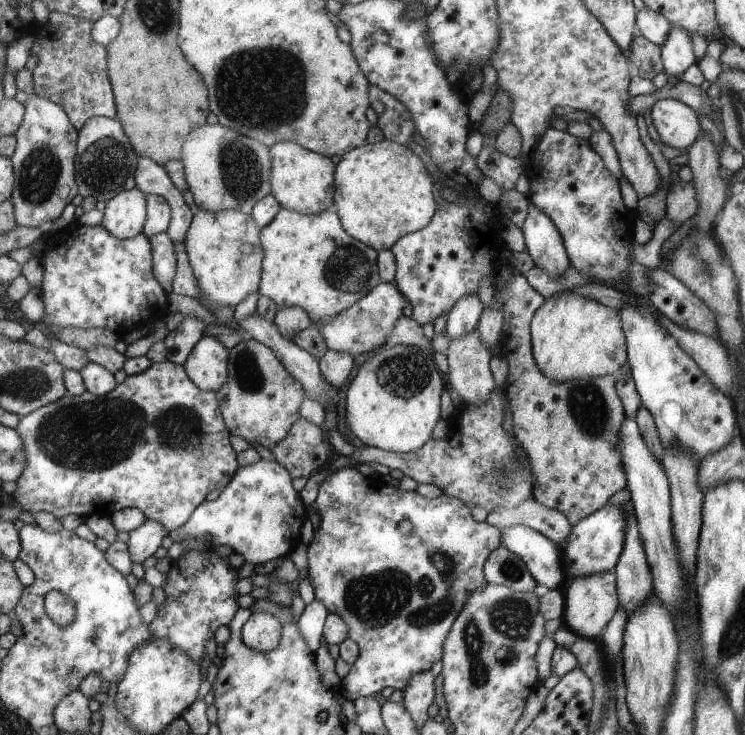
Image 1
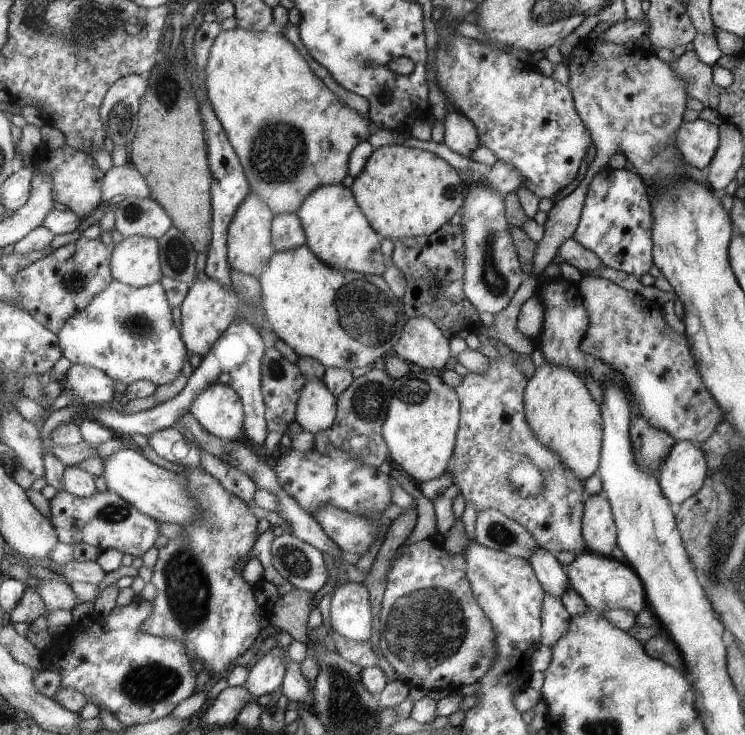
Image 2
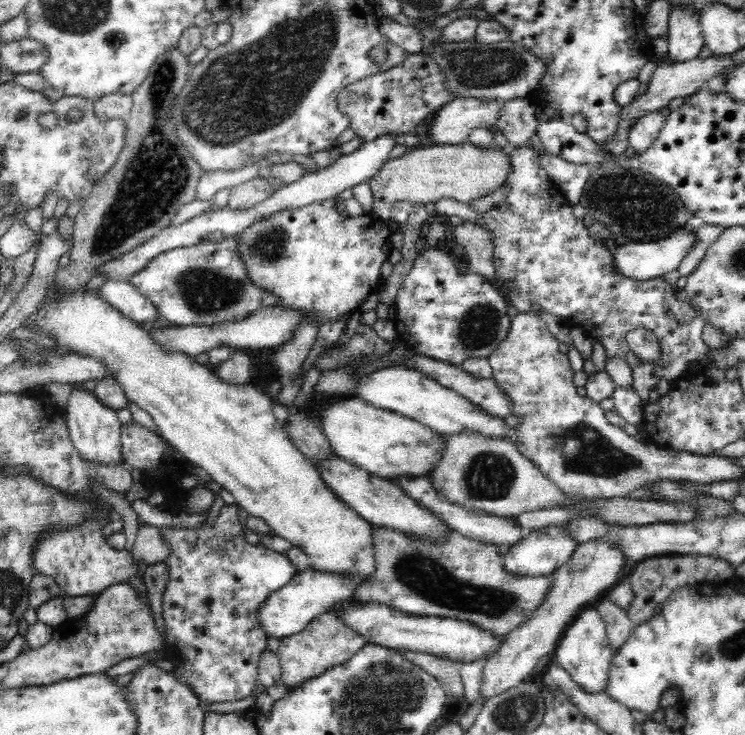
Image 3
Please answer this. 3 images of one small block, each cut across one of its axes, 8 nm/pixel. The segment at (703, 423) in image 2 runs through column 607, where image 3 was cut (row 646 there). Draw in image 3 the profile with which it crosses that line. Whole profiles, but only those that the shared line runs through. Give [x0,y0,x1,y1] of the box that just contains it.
[276,612,367,690]

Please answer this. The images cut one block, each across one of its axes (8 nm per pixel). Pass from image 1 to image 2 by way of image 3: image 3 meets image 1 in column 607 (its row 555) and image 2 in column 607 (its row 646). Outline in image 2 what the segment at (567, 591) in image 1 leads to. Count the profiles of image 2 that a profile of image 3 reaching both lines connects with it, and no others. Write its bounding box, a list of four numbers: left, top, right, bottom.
[581,493,617,556]

